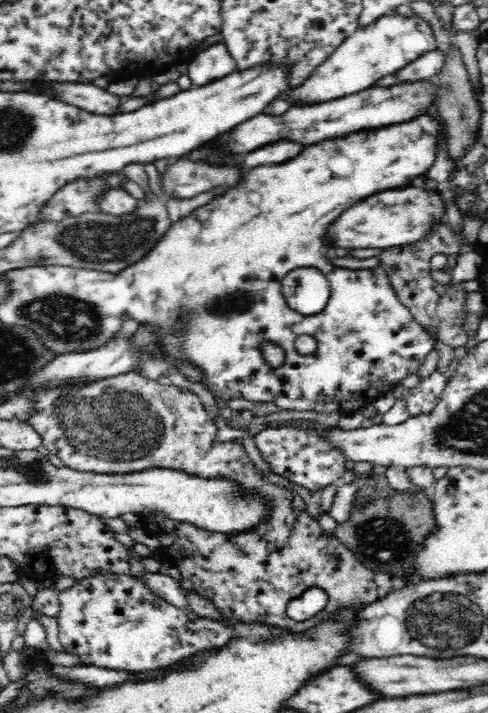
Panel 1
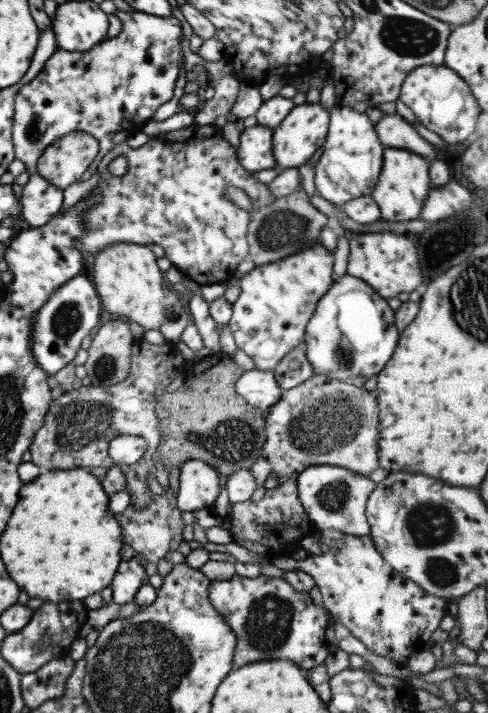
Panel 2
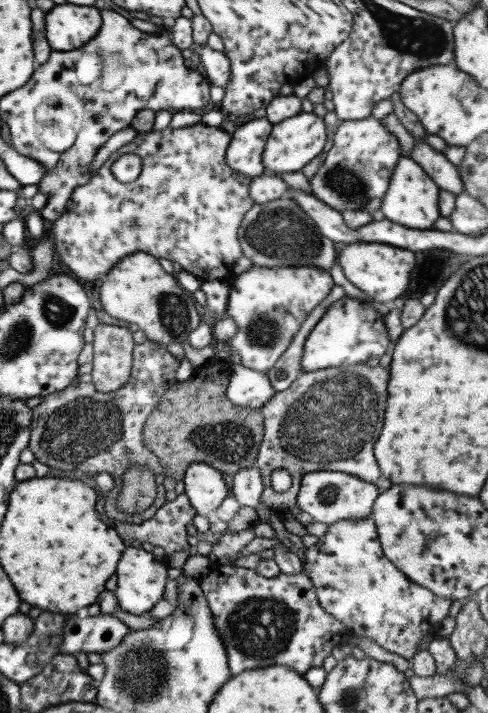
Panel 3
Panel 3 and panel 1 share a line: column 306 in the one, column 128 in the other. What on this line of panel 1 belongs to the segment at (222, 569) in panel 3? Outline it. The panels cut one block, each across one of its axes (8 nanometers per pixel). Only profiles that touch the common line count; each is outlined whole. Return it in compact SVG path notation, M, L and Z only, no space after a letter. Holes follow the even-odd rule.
M105 574L96 575L59 592L61 609L56 617L59 626L59 640L66 652L78 654L83 665L94 665L100 668L116 668L140 672L168 666L184 656L195 654L204 648L226 646L234 638L232 629L210 619L199 617L190 621L186 613L166 602L161 596L153 593L148 586L142 585L130 575Z

